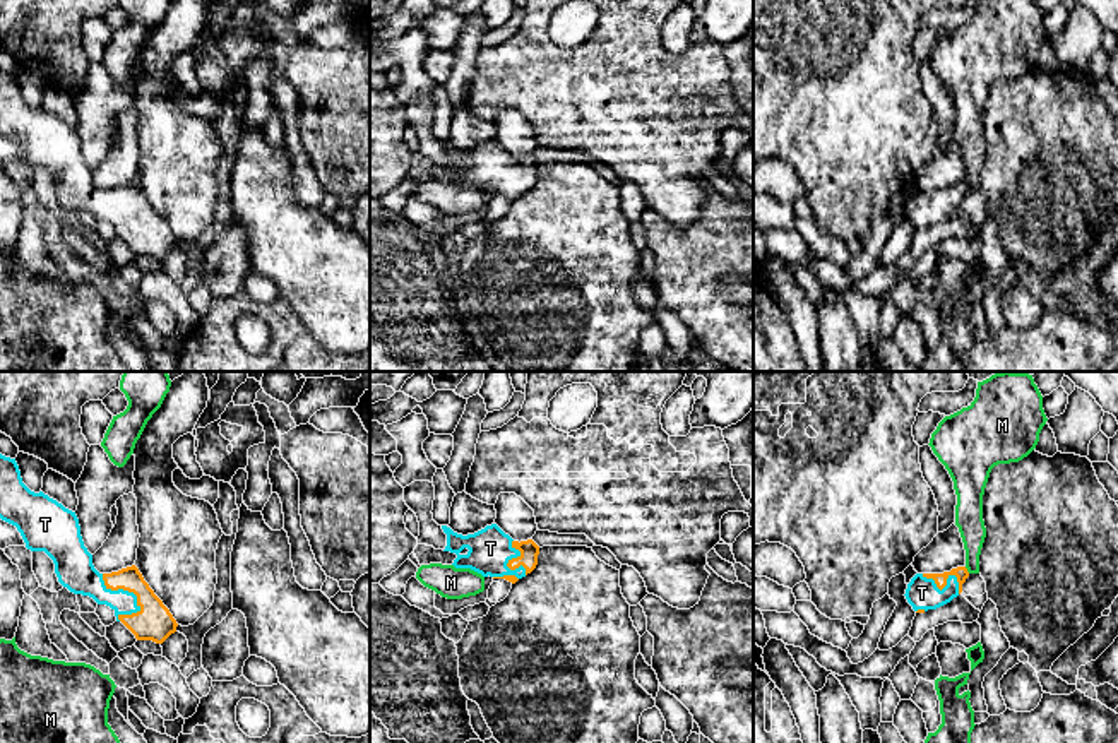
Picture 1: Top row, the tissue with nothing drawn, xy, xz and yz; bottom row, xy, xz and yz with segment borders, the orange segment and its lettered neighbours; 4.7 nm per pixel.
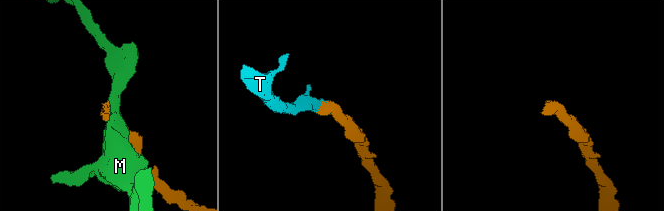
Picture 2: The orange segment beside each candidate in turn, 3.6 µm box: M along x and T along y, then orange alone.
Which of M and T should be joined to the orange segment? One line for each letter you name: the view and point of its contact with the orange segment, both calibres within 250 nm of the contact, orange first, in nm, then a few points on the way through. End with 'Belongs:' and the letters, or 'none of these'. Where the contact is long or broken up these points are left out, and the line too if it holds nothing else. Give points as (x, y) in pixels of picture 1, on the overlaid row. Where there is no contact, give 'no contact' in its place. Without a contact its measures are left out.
T: meets orange in xy at (122, 588); 170 nm thick on the orange side, 180 nm on the other; runs through xy (154, 622), (122, 588), (96, 586), (74, 567)
Belongs: T

